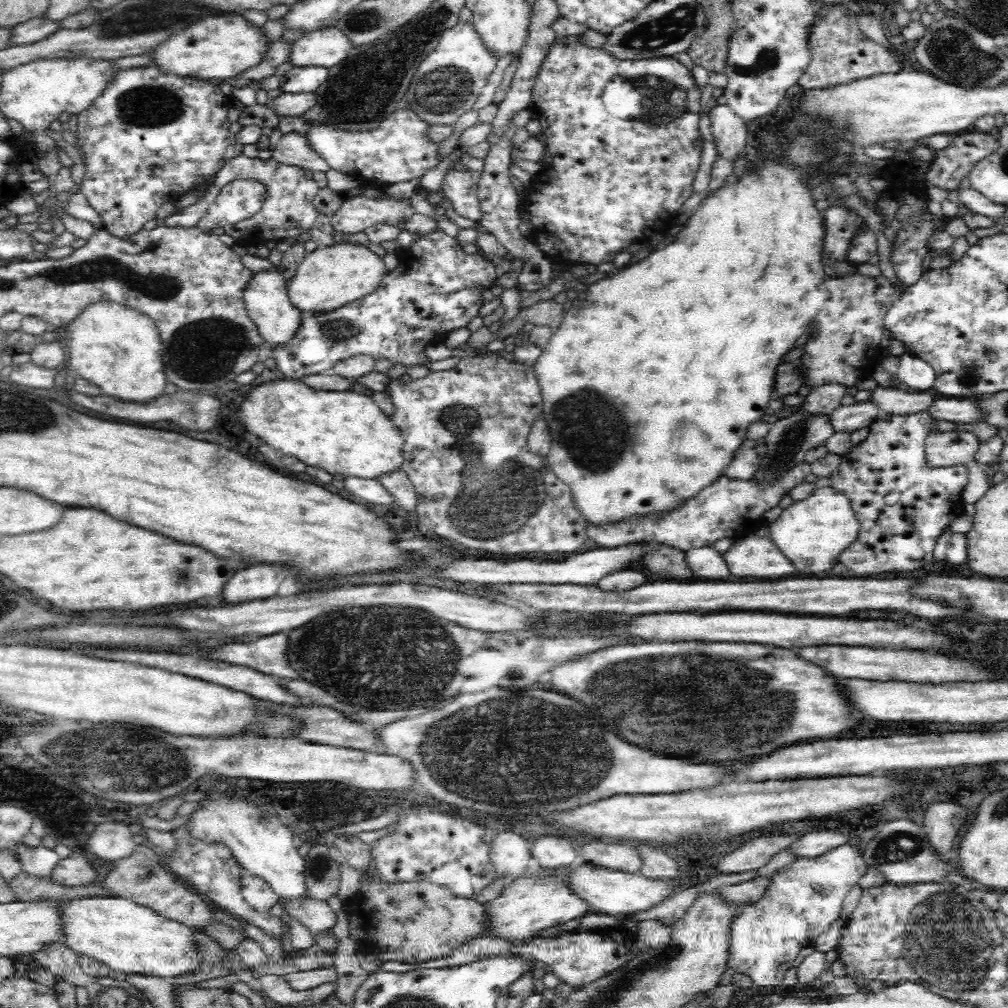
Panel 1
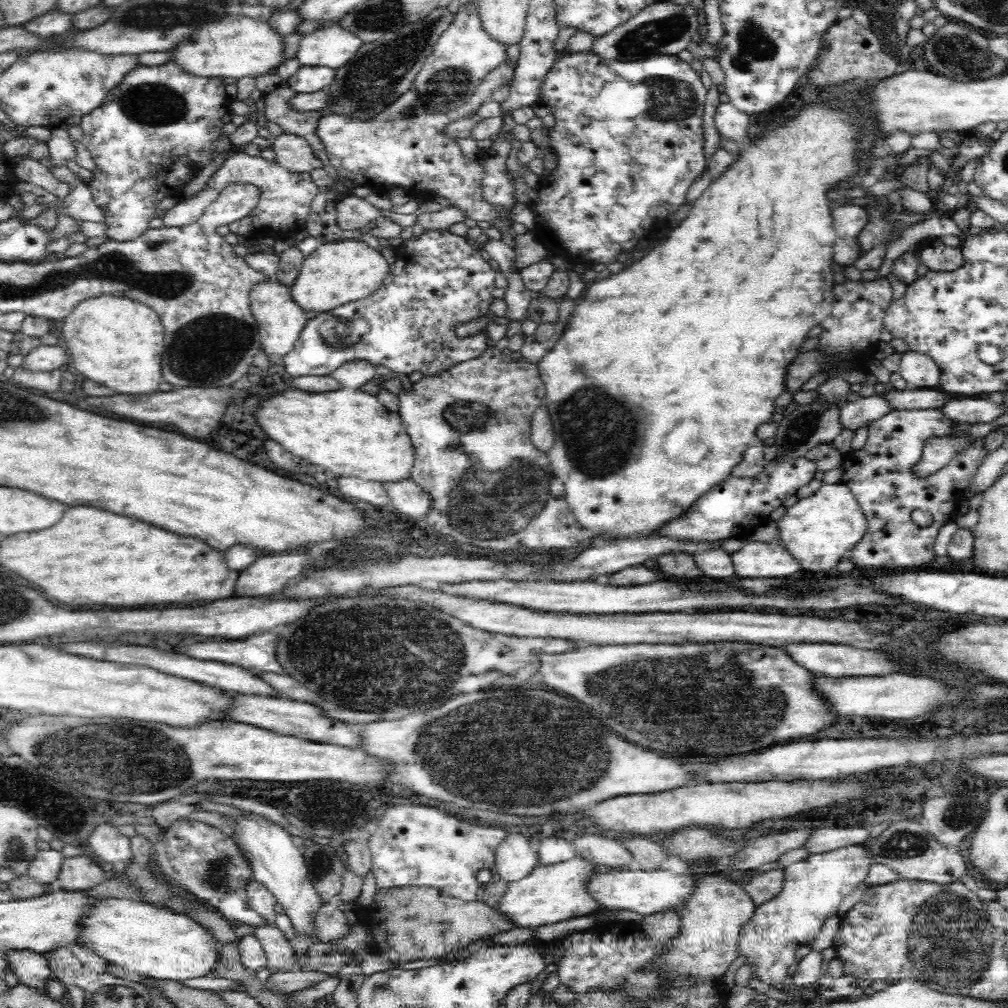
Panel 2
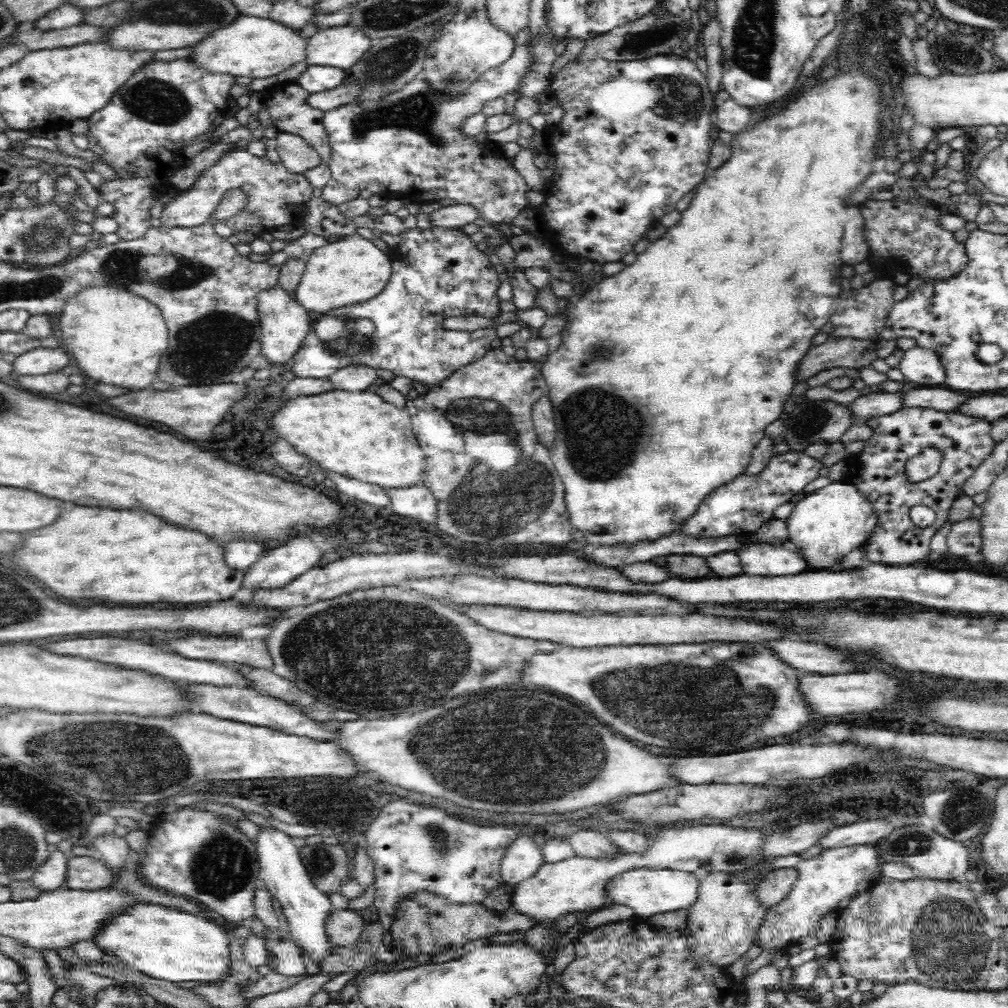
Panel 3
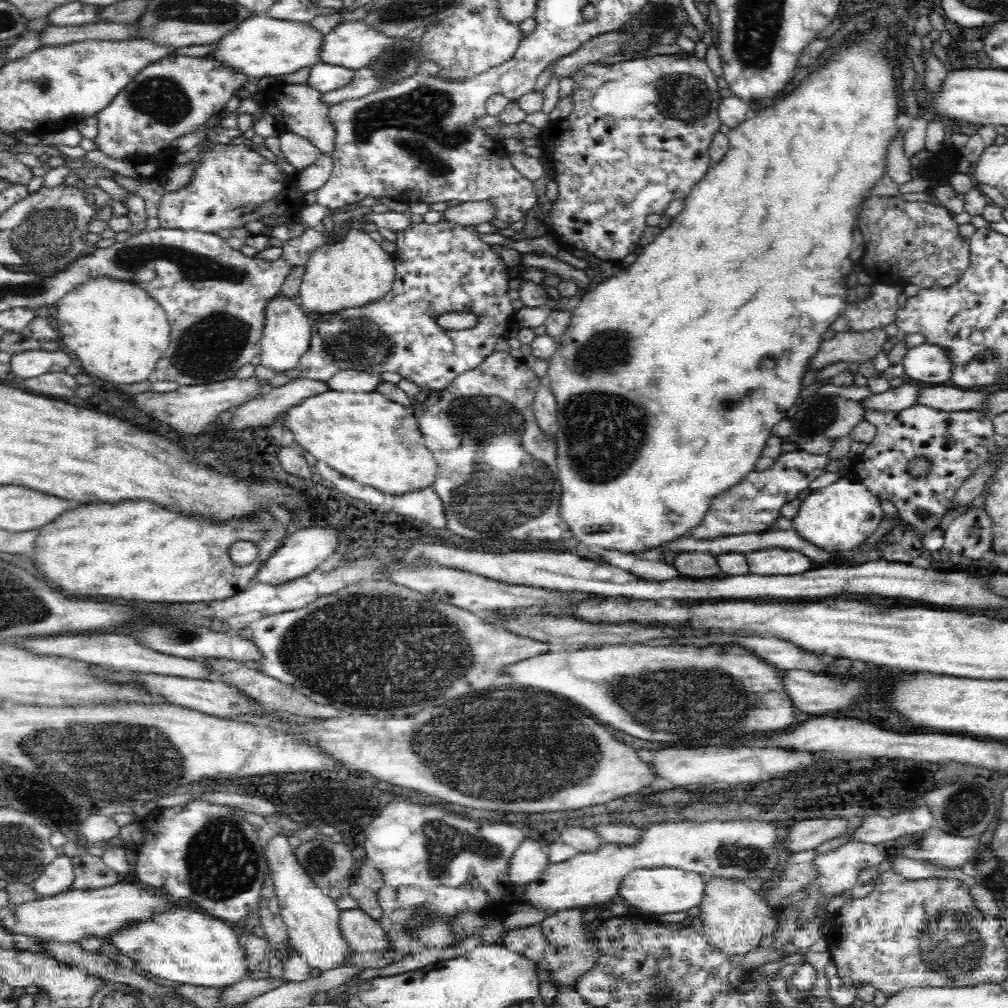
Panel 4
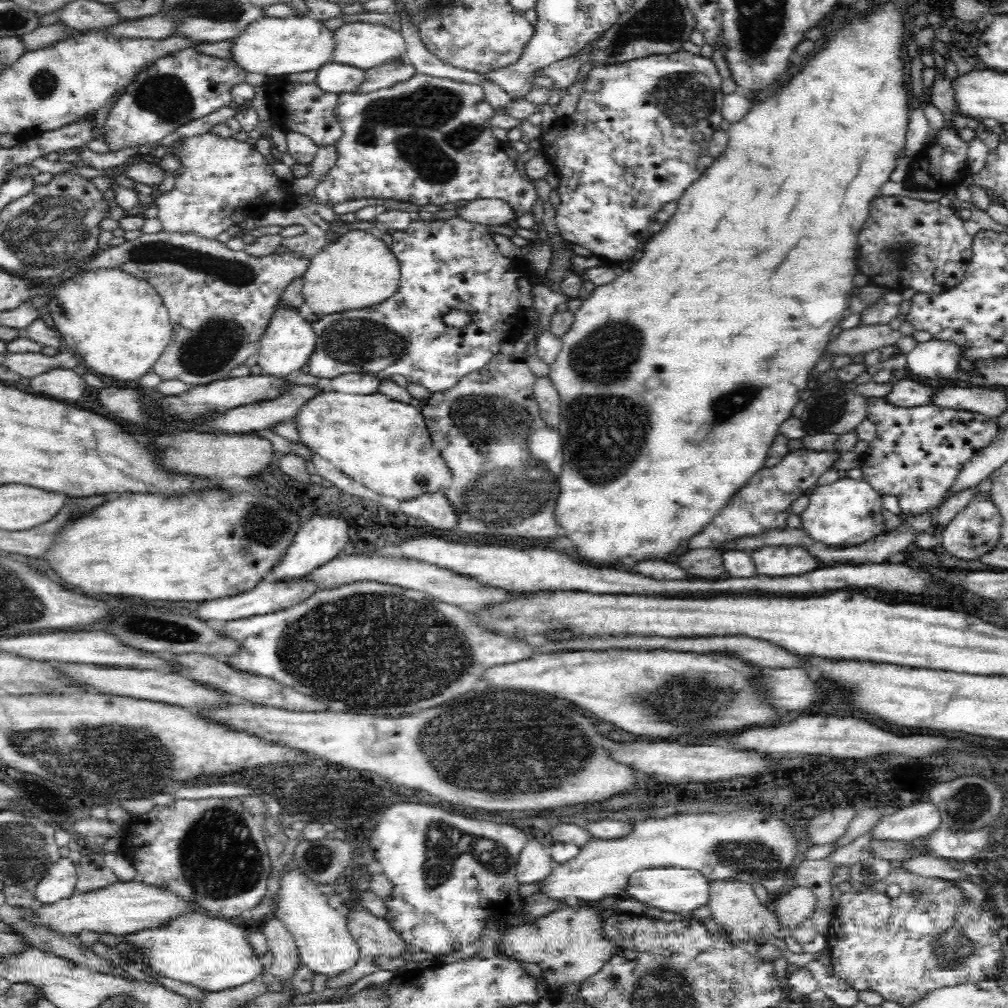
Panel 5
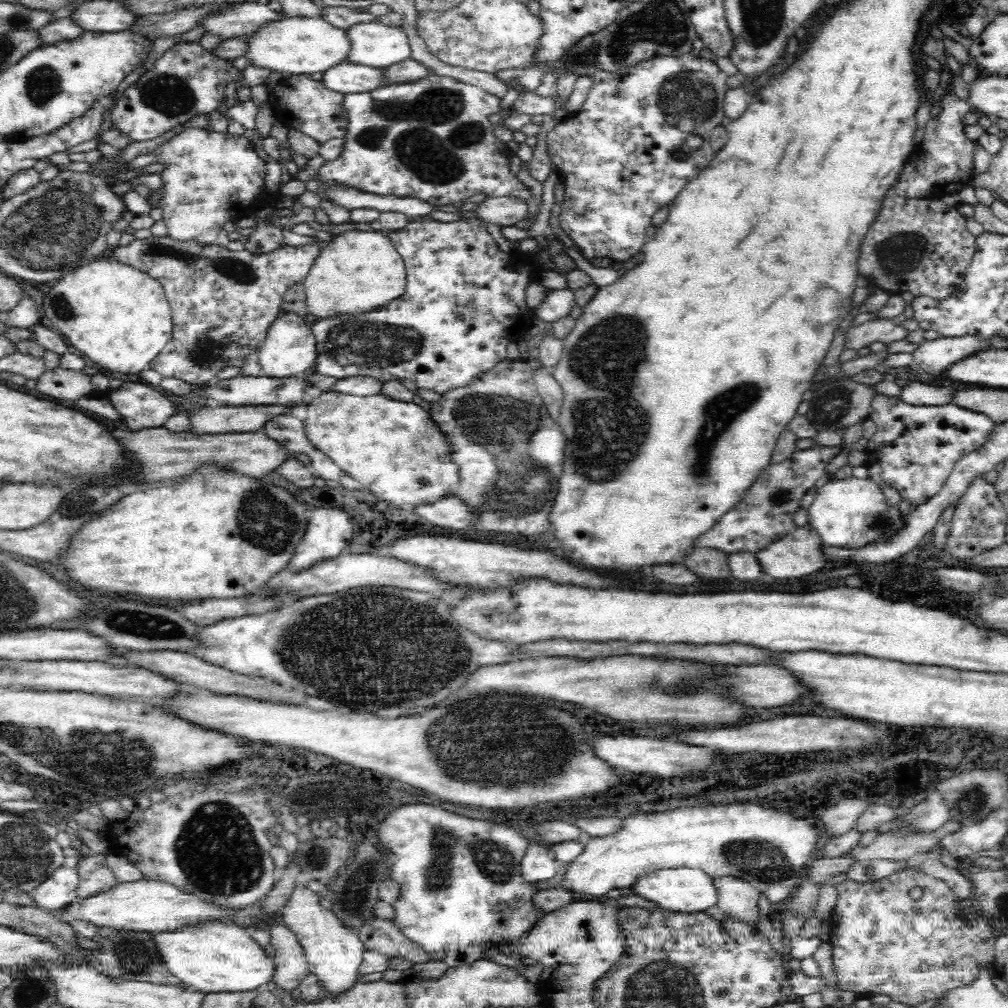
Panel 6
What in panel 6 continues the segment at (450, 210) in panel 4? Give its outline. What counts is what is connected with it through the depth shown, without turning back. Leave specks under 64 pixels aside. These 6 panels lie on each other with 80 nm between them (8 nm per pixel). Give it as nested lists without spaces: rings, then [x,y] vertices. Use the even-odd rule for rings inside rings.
[[[518,196],[486,197],[473,211],[483,222],[514,226],[528,216],[528,200]]]

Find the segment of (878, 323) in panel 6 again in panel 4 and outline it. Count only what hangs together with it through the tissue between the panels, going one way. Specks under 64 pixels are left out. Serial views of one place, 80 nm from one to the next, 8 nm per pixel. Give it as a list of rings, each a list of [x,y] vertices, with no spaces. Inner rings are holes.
[[[882,328],[836,333],[831,339],[822,341],[808,370],[820,370],[840,361],[847,364],[871,361],[890,338]]]

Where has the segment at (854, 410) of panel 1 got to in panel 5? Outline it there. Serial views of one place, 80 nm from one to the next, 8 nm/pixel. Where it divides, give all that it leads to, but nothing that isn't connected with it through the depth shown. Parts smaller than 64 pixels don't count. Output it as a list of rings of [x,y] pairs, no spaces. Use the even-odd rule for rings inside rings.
[[[911,378],[900,379],[892,390],[884,396],[888,403],[900,405],[900,407],[914,408],[916,406],[932,404],[936,390],[924,383],[919,383]]]

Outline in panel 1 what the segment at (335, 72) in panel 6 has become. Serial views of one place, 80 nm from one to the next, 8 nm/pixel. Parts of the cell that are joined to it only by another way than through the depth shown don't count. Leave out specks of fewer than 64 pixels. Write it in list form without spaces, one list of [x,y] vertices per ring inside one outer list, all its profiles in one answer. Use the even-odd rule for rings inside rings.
[[[293,67],[282,76],[280,88],[284,93],[316,93],[328,78],[328,69],[324,67]]]

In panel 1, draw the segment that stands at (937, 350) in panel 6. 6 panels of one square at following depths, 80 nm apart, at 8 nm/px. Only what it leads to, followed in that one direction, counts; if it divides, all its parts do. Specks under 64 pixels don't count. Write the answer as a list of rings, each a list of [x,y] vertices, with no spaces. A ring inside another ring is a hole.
[[[905,352],[899,356],[897,378],[912,392],[932,391],[936,382],[936,371],[927,360]]]

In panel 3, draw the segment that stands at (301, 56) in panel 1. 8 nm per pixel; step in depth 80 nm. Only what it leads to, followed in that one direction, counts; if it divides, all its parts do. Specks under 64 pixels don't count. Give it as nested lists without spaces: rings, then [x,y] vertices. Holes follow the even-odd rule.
[[[346,24],[319,30],[311,37],[308,65],[348,69],[371,50],[373,40],[358,26]]]

